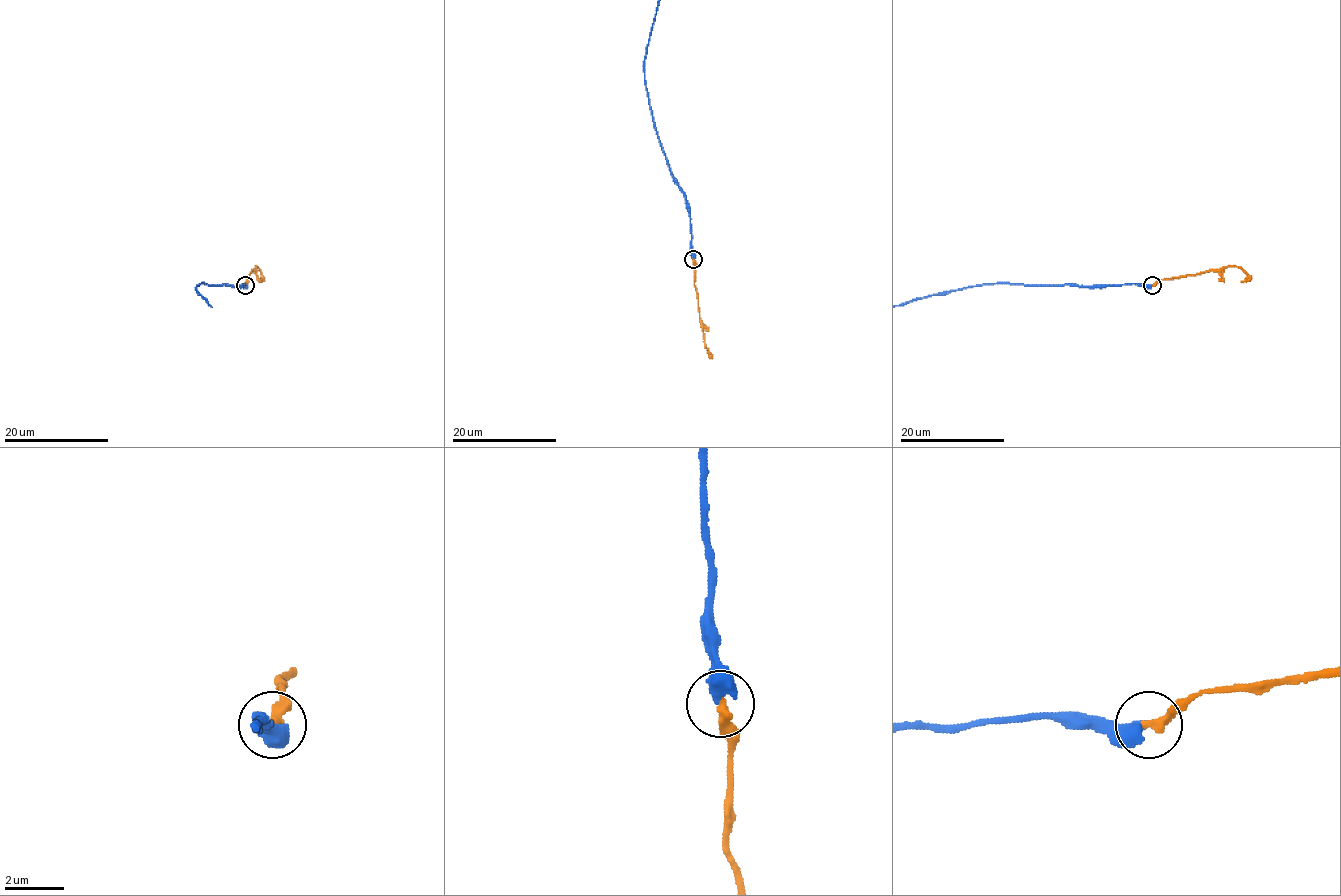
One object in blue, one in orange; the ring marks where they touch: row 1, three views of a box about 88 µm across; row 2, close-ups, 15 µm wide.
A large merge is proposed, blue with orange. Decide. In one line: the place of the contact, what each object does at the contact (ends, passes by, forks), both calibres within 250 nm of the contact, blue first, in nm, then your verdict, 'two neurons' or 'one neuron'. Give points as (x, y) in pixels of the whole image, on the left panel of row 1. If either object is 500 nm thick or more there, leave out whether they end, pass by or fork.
place (245, 285); calibres 550 and 320 nm; one neuron

